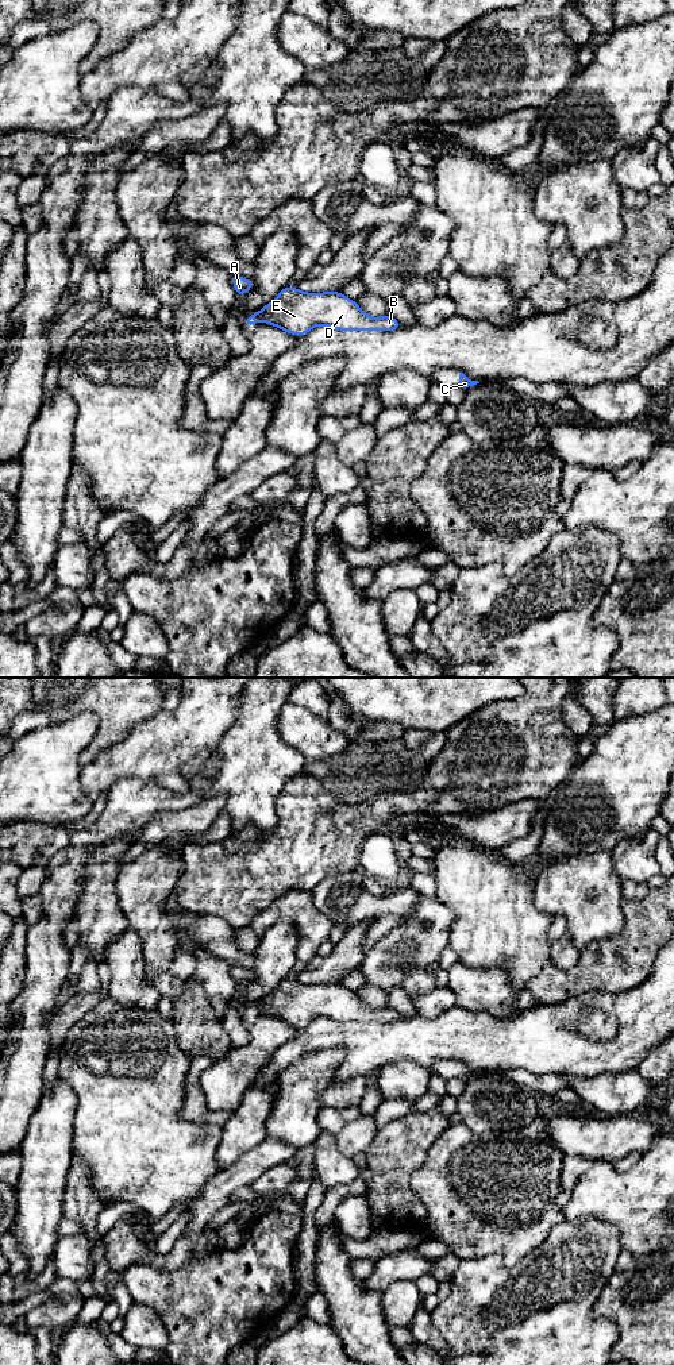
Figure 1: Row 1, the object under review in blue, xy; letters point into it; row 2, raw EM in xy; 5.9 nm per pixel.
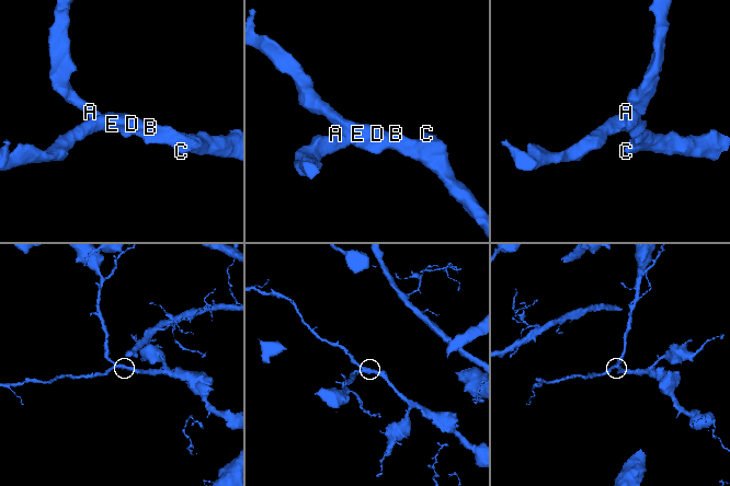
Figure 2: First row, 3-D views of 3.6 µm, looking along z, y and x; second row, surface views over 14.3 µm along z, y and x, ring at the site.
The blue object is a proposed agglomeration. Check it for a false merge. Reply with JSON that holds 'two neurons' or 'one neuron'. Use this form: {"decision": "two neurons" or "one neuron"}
{"decision": "one neuron"}

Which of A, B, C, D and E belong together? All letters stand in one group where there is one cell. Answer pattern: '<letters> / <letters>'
A B C D E

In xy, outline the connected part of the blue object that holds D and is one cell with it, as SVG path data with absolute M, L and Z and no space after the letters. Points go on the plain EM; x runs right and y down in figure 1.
M285 978L278 987L261 1002L244 1011L250 1019L257 1013L277 1018L290 1026L308 1025L324 1017L339 1022L396 1022L403 1015L385 1006L371 1009L357 992L340 983L307 984L299 979Z

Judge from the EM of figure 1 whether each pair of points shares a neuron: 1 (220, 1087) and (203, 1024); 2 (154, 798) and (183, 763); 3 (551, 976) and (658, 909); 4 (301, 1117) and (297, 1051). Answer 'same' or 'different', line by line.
1: different
2: different
3: same
4: different

